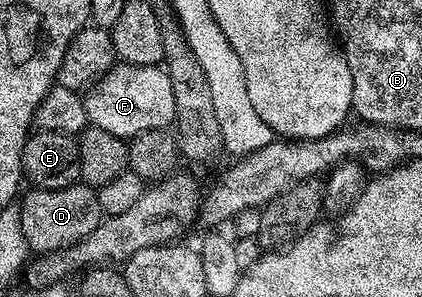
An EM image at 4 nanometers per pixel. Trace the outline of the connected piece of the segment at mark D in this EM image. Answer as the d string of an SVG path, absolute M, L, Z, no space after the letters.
M86 184L66 186L60 190L31 188L28 191L27 195L25 195L26 193L22 195L22 198L24 197L23 202L21 198L18 207L21 216L21 232L25 232L28 247L35 254L48 254L54 250L69 248L73 244L77 244L85 236L89 236L89 232L93 232L93 228L97 228L97 224L101 221L98 193Z

